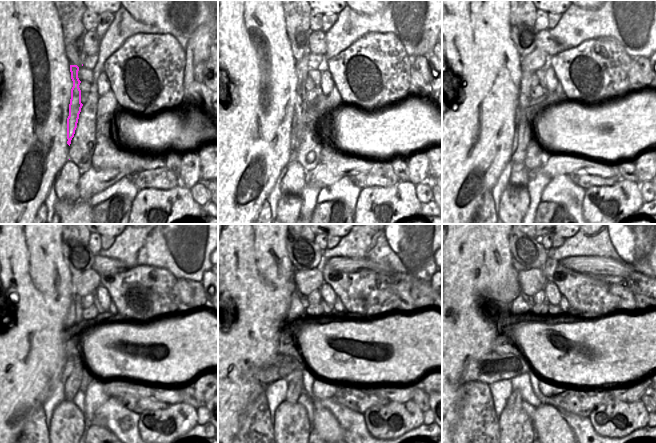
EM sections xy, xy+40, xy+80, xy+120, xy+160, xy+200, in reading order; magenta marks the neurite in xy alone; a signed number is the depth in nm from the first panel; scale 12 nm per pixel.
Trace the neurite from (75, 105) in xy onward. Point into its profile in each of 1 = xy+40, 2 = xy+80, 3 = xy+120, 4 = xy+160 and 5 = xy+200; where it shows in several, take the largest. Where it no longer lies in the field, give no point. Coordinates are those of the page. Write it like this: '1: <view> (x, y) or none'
1: xy+40 (301, 105)
2: xy+80 (523, 134)
3: xy+120 (72, 372)
4: xy+160 (295, 387)
5: xy+200 (514, 402)

